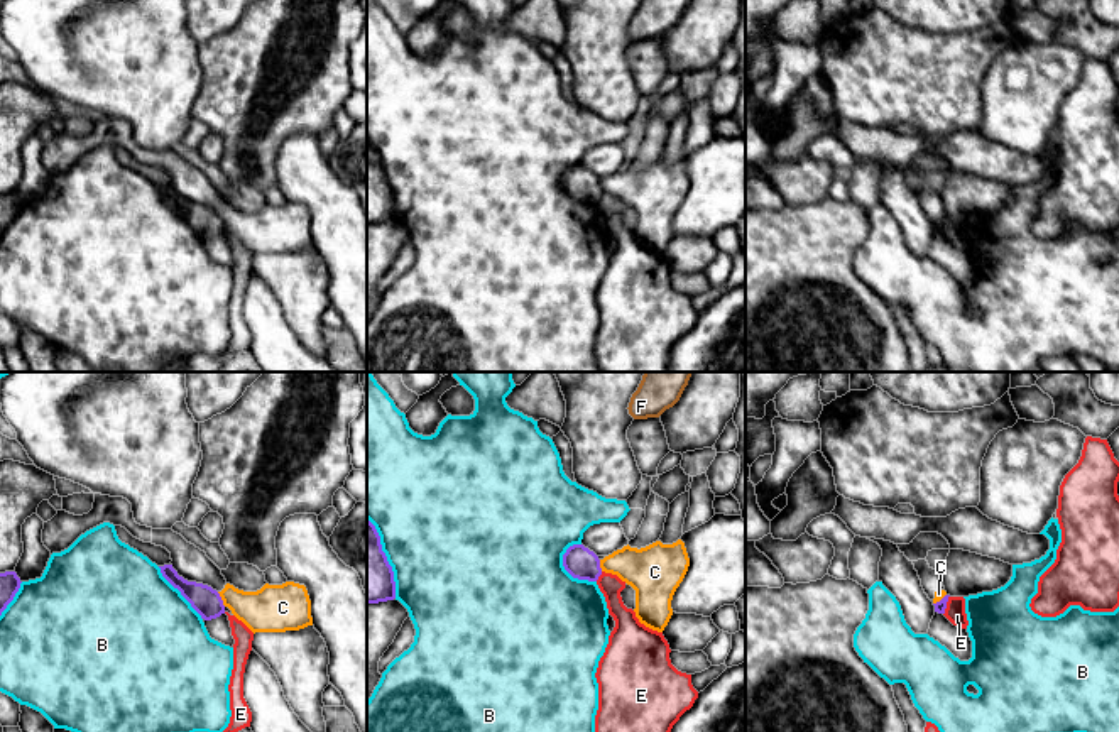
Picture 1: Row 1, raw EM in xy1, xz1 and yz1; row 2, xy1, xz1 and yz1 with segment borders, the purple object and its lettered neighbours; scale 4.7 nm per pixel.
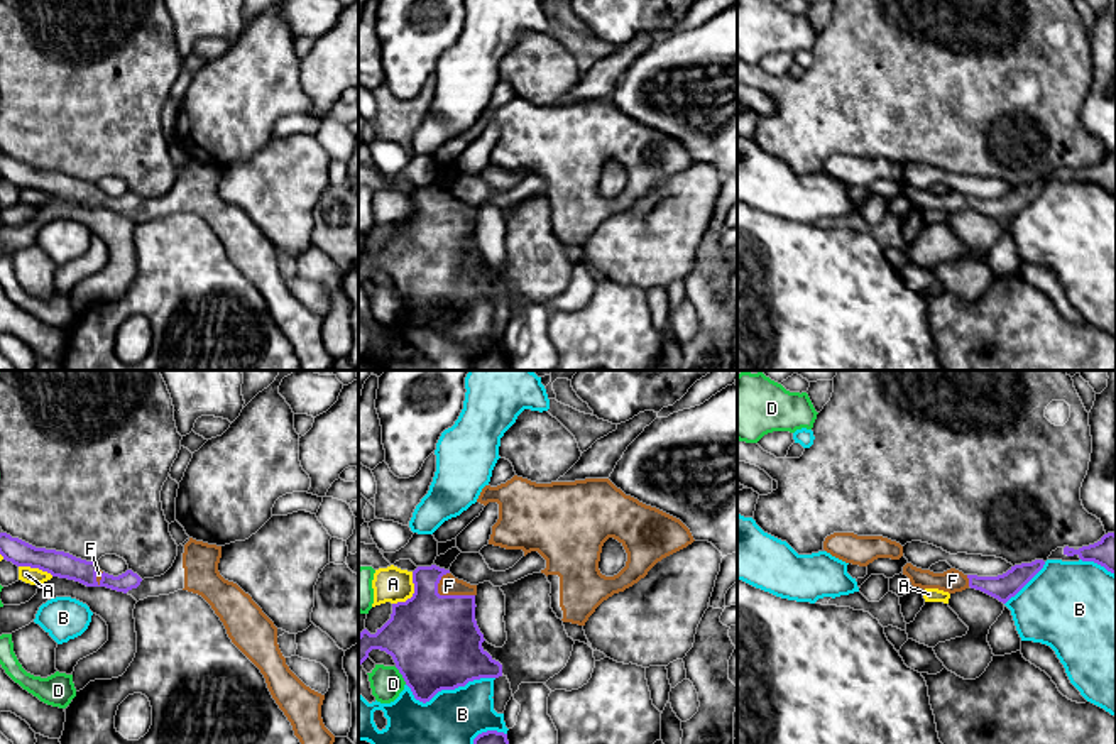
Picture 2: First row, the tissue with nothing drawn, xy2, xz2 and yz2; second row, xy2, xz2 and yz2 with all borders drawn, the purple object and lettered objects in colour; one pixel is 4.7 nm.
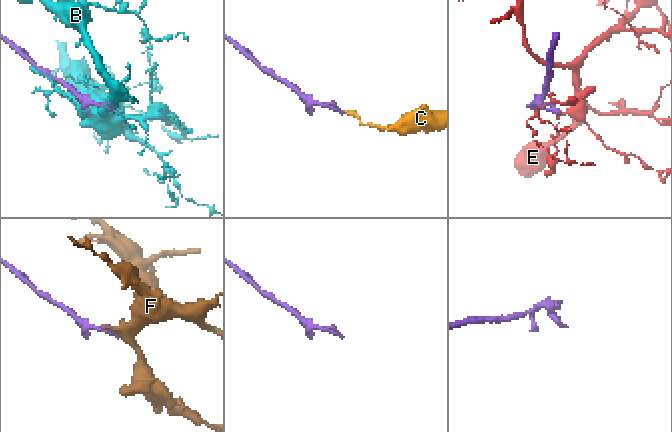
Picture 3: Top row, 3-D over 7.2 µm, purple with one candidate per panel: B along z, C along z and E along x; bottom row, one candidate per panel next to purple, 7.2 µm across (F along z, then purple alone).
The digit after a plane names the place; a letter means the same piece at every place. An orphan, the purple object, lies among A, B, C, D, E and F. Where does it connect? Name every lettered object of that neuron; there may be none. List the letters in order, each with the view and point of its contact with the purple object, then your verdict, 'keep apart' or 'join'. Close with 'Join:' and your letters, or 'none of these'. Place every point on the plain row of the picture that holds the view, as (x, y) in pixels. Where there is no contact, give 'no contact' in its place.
A: xz2 (413, 215) | keep apart
B: xz2 (448, 310) | keep apart
C: xy1 (220, 220) | keep apart
D: xz2 (401, 295) | keep apart
E: xz1 (599, 196) | keep apart
F: xz2 (452, 217) | join
Join: F

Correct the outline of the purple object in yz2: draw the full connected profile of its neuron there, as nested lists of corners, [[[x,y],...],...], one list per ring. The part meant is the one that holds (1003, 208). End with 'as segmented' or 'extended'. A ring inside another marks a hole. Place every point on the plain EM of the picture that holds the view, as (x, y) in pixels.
[[[1035,181],[1031,184],[1015,186],[1006,194],[998,198],[977,198],[964,196],[955,189],[950,189],[944,194],[933,194],[930,191],[922,191],[911,184],[906,184],[903,188],[903,196],[910,200],[913,208],[920,208],[923,211],[938,210],[955,215],[971,208],[1006,225],[1043,189],[1043,186],[1043,181]]] | extended

